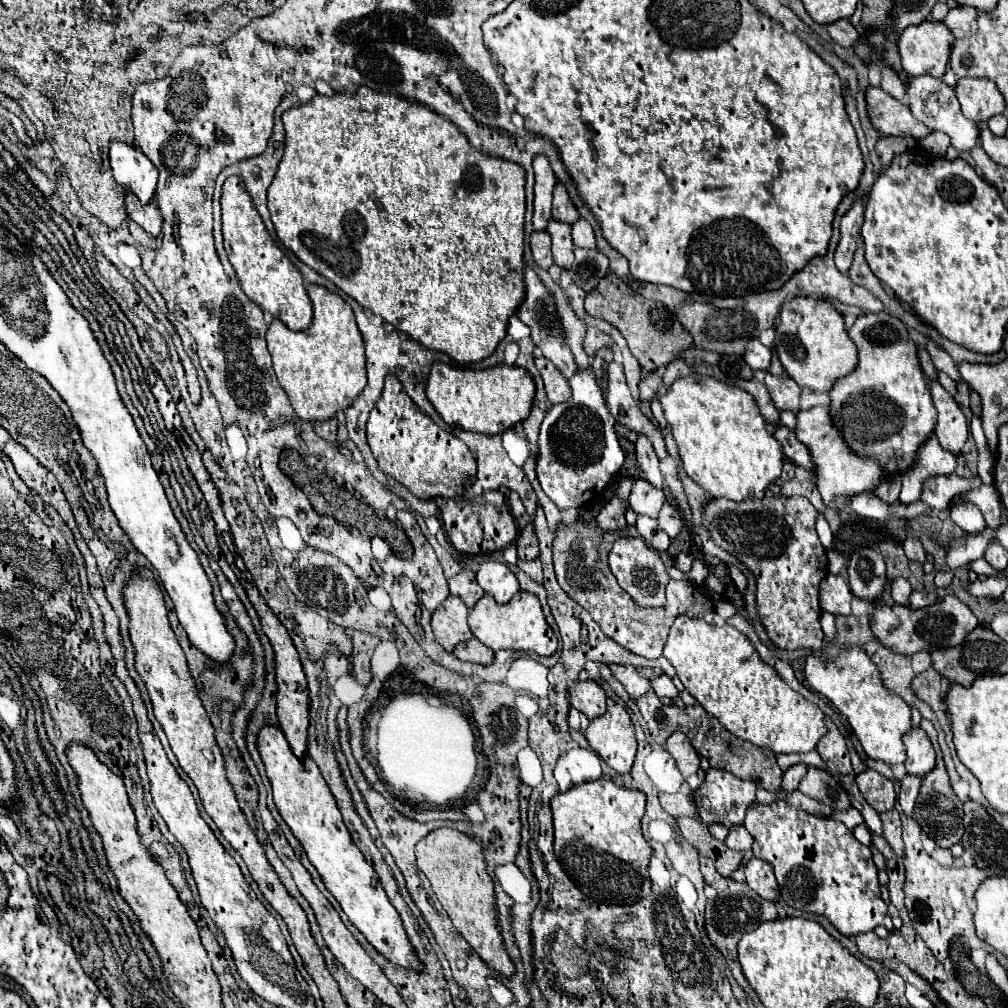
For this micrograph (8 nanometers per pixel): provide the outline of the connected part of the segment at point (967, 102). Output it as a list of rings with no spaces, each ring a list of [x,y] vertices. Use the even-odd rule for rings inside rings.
[[[959,79],[955,93],[961,103],[963,115],[979,125],[989,121],[993,115],[1005,113],[1007,109],[1005,99],[1001,99],[1001,93],[997,91],[997,85],[989,79]]]

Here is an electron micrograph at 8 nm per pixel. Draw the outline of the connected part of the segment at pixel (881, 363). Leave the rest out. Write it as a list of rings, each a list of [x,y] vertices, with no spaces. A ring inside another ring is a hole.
[[[889,313],[861,315],[849,329],[849,337],[857,345],[859,363],[851,375],[839,379],[829,391],[831,419],[853,451],[877,459],[885,467],[887,475],[903,473],[915,463],[917,449],[921,447],[921,443],[935,431],[935,405],[931,401],[927,377],[919,365],[917,345],[909,339],[907,327]]]

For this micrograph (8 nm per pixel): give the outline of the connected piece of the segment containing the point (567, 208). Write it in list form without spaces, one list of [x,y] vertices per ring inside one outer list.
[[[559,181],[555,185],[555,189],[553,189],[553,217],[561,219],[561,221],[565,221],[569,225],[573,225],[577,221],[577,217],[579,217],[577,207],[573,205],[573,201],[571,201],[571,197],[567,193],[567,187],[563,183],[559,183]]]

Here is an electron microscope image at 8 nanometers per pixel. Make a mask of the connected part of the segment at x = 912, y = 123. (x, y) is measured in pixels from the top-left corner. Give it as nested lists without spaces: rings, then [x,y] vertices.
[[[867,87],[867,113],[877,131],[893,137],[927,137],[931,131],[911,115],[911,109],[879,87]]]

